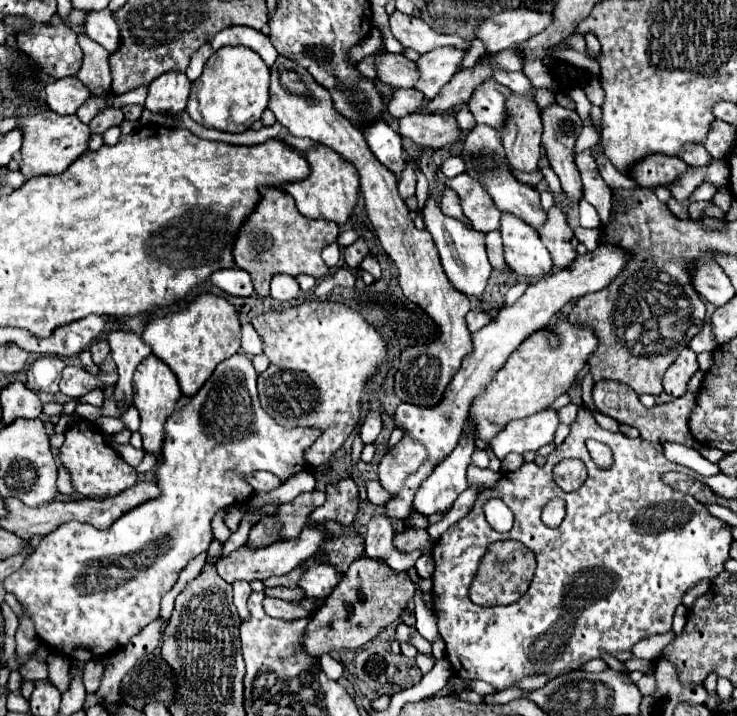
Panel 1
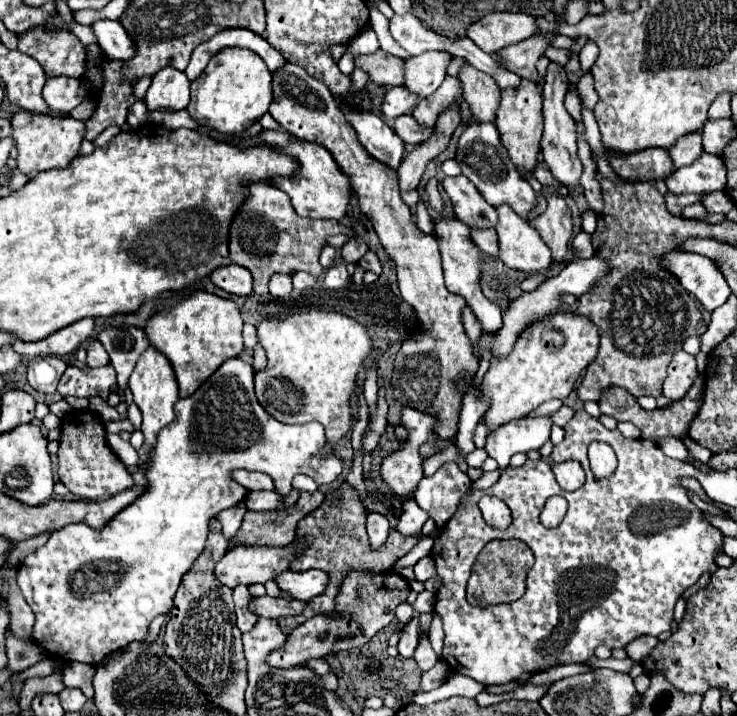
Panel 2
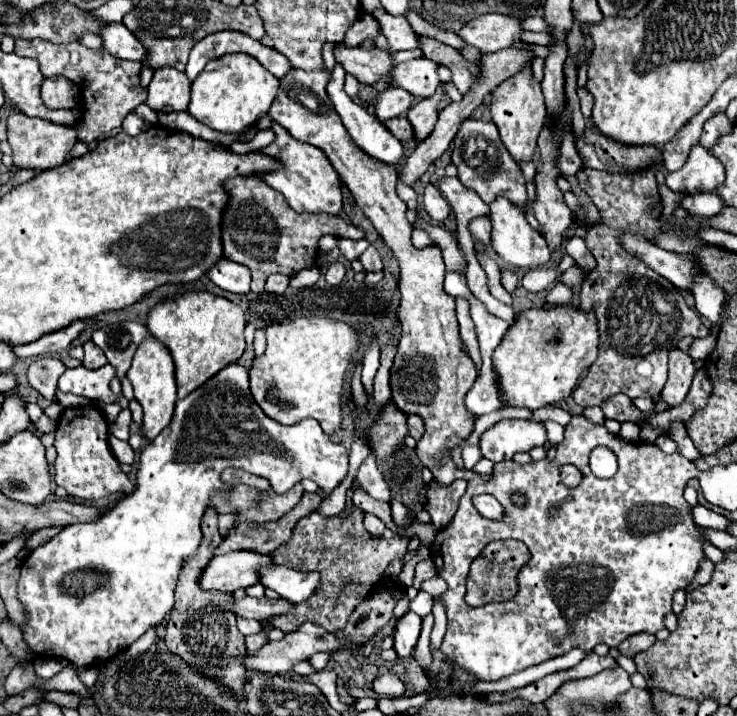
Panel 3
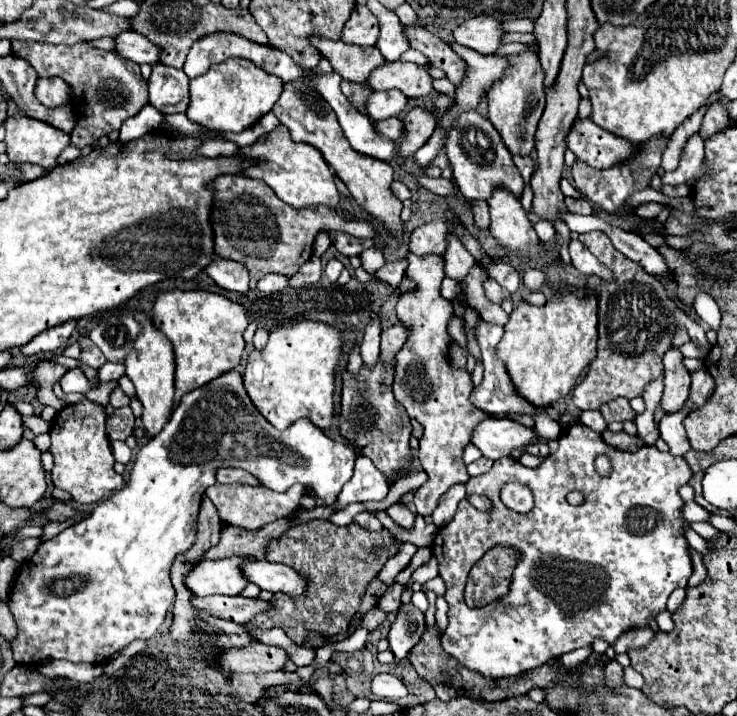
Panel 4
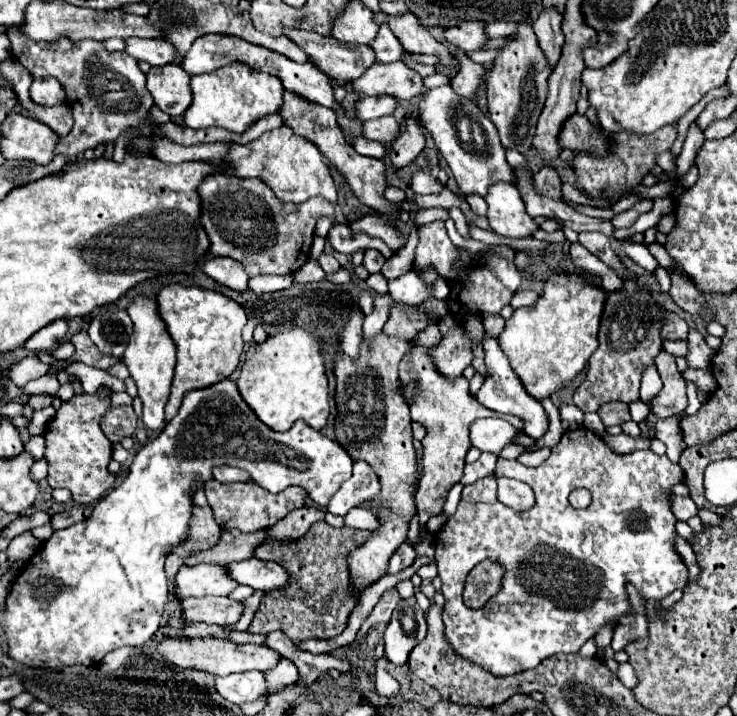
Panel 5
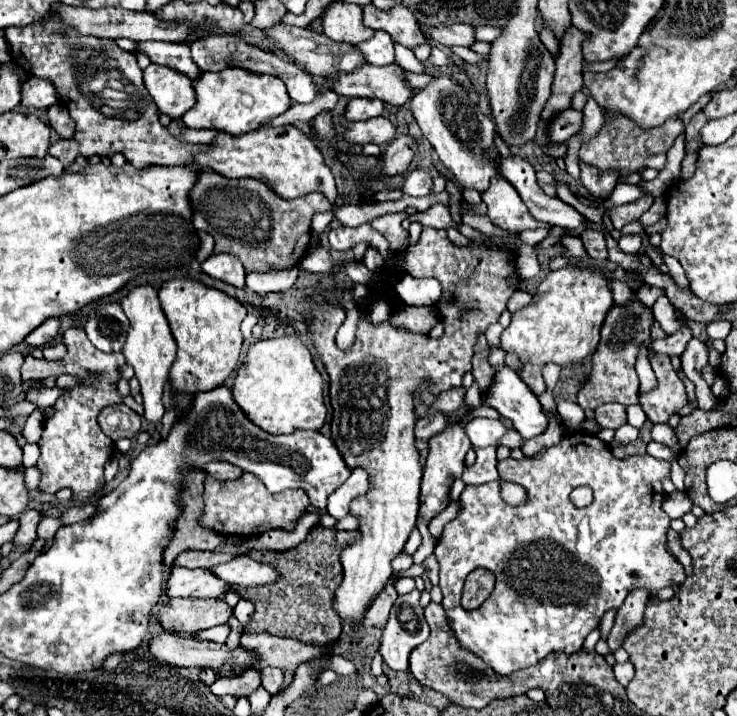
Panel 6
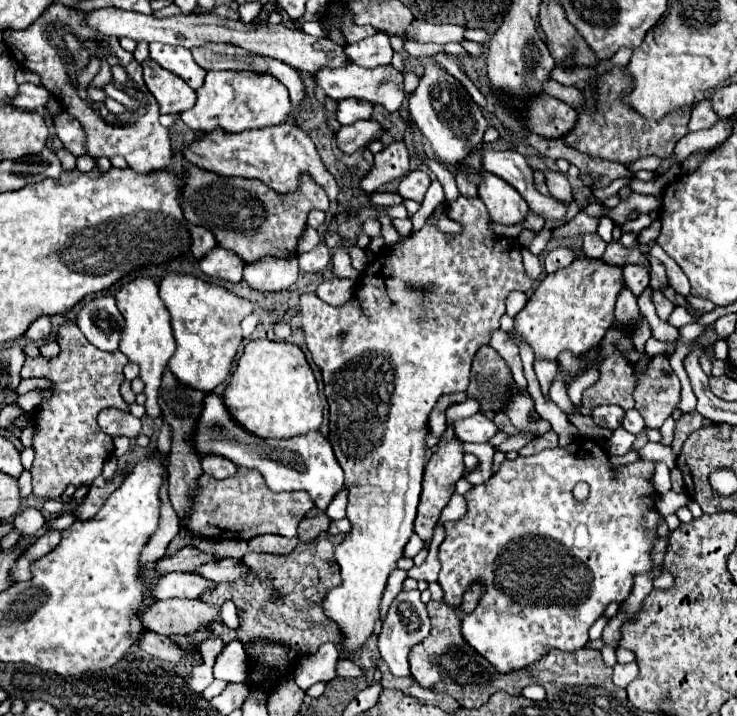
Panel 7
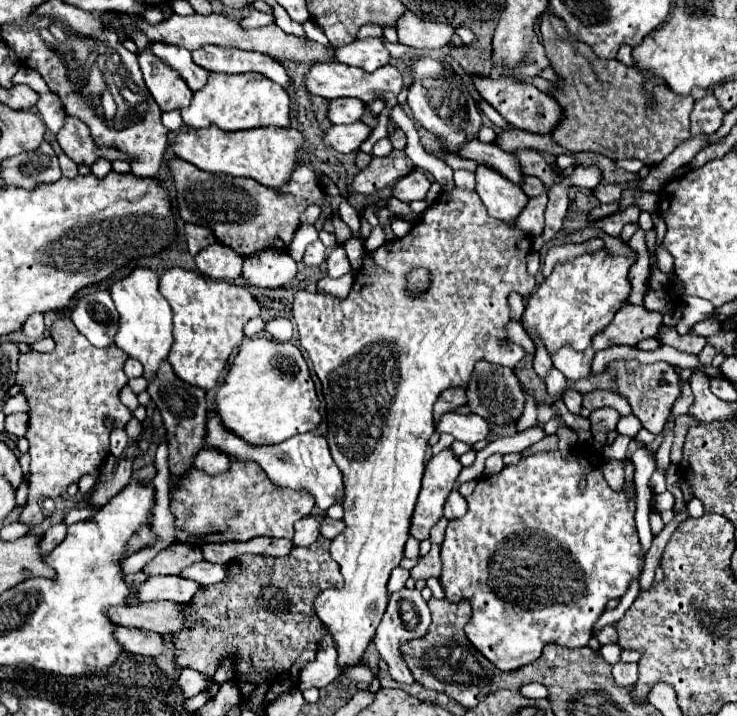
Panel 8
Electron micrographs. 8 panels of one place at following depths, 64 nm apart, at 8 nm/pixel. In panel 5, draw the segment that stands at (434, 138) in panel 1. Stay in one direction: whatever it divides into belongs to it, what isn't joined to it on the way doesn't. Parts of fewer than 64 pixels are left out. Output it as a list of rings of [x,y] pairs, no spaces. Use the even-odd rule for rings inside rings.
[[[382,116],[376,120],[362,122],[362,136],[366,140],[380,140],[380,144],[386,144],[386,146],[392,144],[398,132],[400,132],[400,126],[392,116]]]

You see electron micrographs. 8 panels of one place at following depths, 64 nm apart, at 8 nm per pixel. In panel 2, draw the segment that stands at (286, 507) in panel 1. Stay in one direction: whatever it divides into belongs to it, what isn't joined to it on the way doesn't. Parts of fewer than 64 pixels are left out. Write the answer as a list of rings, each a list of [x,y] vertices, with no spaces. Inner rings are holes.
[[[302,492],[296,506],[280,512],[248,510],[240,530],[230,540],[234,546],[288,546],[296,538],[296,524],[324,502],[322,492]]]

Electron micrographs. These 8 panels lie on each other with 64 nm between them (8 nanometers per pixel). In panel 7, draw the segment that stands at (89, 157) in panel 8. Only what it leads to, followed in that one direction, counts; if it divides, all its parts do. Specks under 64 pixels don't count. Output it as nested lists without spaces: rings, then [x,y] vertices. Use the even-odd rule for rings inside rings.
[[[60,112],[54,118],[54,128],[56,128],[56,136],[60,138],[60,142],[64,144],[64,148],[68,152],[72,152],[76,158],[84,156],[86,134],[84,134],[82,124],[74,116],[70,116],[66,112]]]

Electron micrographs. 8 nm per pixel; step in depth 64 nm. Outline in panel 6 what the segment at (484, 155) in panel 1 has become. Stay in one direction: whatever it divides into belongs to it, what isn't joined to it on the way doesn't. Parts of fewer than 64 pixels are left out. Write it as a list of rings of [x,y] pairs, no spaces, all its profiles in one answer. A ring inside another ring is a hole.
[[[434,76],[428,86],[420,88],[412,96],[410,110],[422,134],[428,138],[428,142],[436,150],[440,162],[456,176],[458,184],[484,192],[488,188],[488,180],[492,176],[498,176],[494,160],[488,156],[482,156],[482,150],[480,150],[494,144],[492,140],[494,122],[480,112],[472,94],[460,88],[460,84],[450,76]]]

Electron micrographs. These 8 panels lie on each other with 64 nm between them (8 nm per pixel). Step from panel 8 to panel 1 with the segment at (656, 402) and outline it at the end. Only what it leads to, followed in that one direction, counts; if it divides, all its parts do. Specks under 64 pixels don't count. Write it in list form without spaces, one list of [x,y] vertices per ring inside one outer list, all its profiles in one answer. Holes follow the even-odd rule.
[[[684,348],[678,358],[674,360],[674,364],[666,370],[664,374],[664,392],[672,398],[678,398],[682,394],[686,394],[688,382],[694,376],[694,372],[698,370],[698,362],[696,362],[696,354],[688,348]]]

